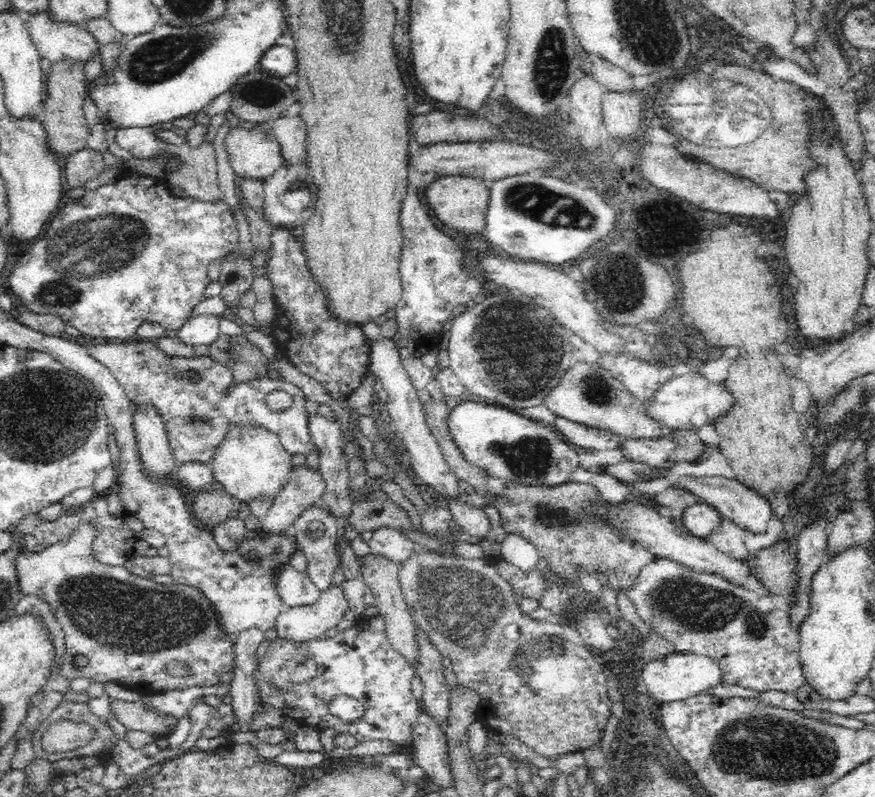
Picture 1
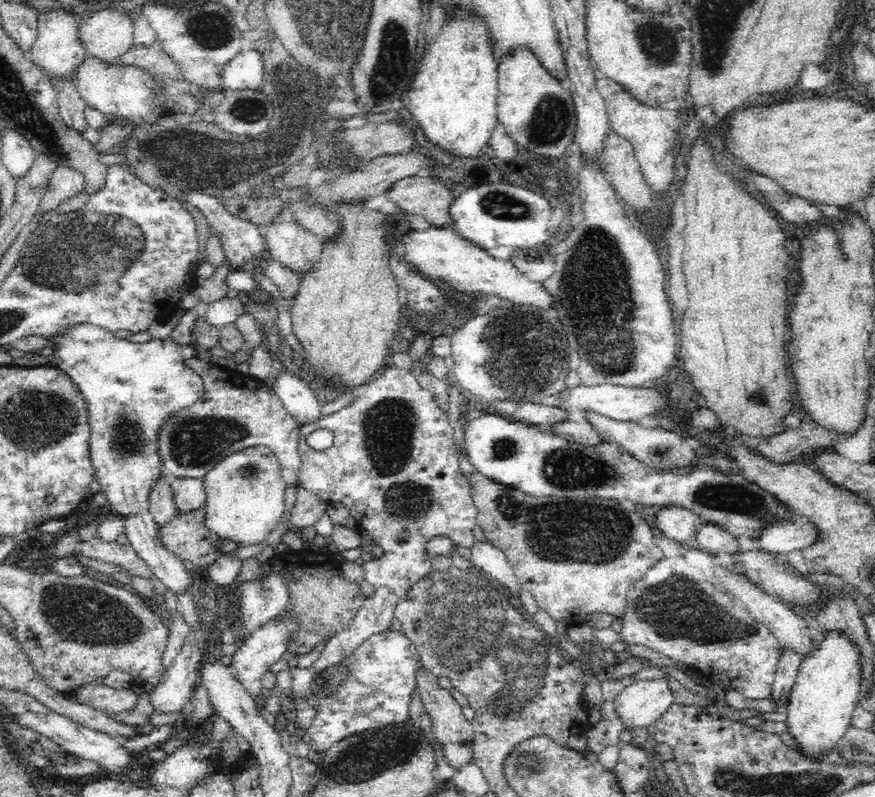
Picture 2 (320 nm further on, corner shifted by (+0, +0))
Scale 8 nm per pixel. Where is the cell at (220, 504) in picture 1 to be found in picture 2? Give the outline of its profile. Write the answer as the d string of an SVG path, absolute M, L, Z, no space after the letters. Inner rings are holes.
M202 505L194 510L190 510L190 512L178 512L164 526L161 526L160 530L160 538L170 551L174 551L182 560L190 561L202 569L206 569L220 555L234 552L234 550L240 548L240 541L218 537L218 533L210 530L205 520L206 507Z

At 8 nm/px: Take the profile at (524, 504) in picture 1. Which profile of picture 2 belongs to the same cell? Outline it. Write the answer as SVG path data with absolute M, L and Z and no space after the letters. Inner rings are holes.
M480 473L470 474L467 483L477 506L477 525L484 536L502 550L521 587L528 590L538 608L556 622L576 622L576 616L586 619L588 614L594 612L622 617L627 607L630 585L644 578L654 563L664 559L664 550L656 544L656 536L660 532L653 519L647 520L636 511L620 508L616 499L594 495L536 498L514 487L494 482Z

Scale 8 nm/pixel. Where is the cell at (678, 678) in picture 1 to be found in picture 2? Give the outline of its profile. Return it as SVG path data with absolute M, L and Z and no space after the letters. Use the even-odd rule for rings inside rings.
M648 678L632 681L615 699L616 713L622 718L625 730L653 726L675 704L668 678Z

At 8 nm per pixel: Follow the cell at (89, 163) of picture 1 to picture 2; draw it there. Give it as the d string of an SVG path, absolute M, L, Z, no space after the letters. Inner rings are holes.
M59 166L50 177L44 198L38 206L37 214L56 210L61 202L84 191L85 186L84 171L78 171L70 166Z

